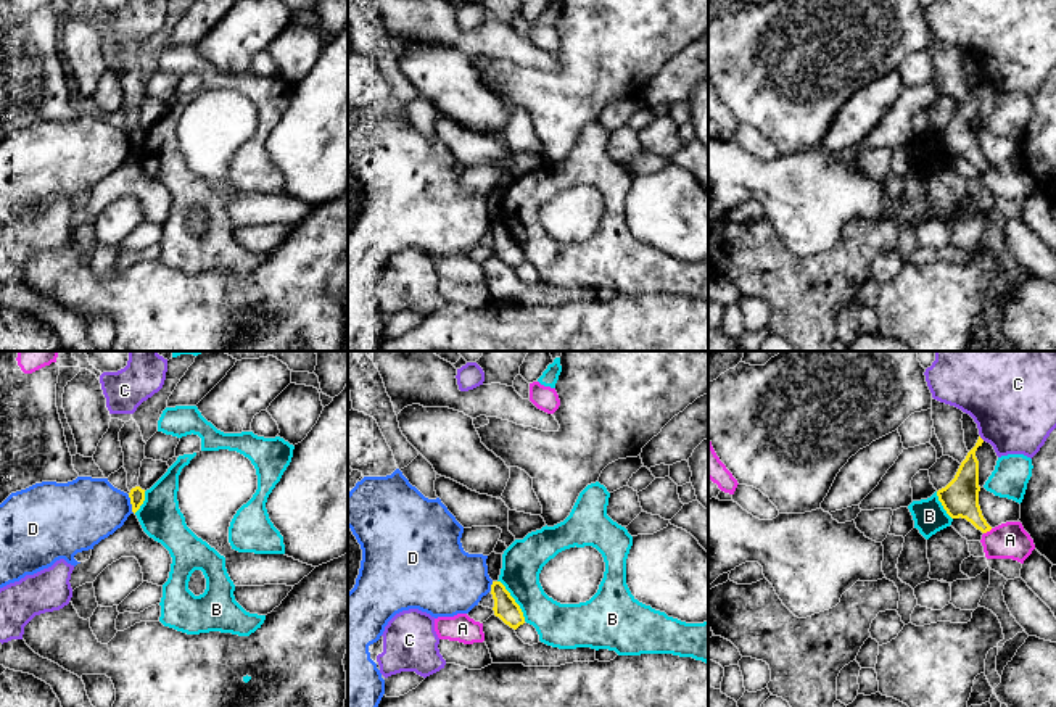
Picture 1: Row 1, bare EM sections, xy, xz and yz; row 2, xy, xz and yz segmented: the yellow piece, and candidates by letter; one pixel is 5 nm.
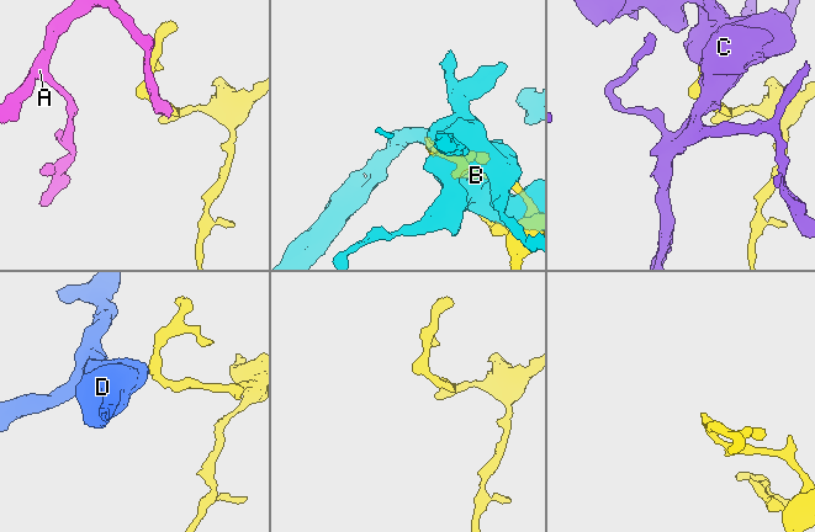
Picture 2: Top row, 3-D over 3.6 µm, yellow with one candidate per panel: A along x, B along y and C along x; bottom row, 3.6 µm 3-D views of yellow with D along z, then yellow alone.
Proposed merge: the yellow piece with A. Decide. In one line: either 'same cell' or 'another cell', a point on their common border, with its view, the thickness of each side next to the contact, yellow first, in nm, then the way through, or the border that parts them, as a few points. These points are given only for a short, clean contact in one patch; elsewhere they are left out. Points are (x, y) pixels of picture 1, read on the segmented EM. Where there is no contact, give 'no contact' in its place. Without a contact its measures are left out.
another cell | yz (987, 530) | 190/180 nm | along yz (992, 529), (984, 533)

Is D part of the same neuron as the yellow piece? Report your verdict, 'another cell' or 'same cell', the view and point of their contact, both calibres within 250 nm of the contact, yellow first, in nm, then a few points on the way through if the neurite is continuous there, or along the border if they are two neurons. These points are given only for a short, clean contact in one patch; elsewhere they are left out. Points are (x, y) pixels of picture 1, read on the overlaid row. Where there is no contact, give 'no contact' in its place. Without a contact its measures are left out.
another cell; meets yellow in xy at (132, 504); 80 nm thick on the yellow side, 320 nm on the other; border along xy (127, 495), (134, 512)

